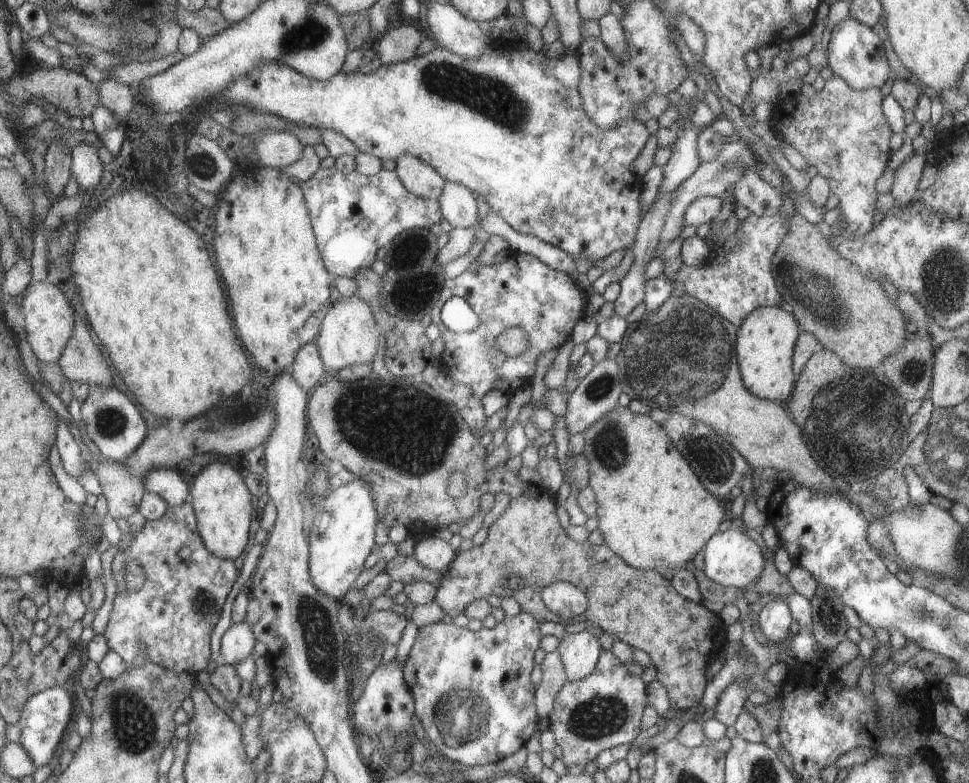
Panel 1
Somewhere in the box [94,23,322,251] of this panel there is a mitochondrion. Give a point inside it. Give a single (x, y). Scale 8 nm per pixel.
(203, 165)

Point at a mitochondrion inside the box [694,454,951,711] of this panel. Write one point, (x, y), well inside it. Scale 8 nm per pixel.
(828, 614)

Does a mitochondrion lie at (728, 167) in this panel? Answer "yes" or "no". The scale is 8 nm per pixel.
yes

